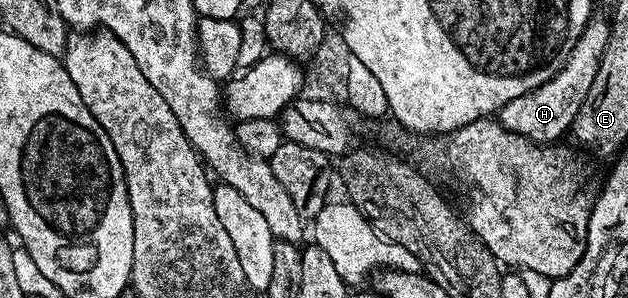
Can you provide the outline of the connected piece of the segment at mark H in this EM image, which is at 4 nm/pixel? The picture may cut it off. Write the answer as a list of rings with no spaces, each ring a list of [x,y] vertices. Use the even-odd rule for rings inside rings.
[[[593,16],[588,19],[588,27],[582,32],[566,60],[566,64],[546,84],[510,100],[498,112],[498,120],[510,132],[521,134],[537,144],[556,144],[563,134],[572,129],[574,120],[594,85],[594,76],[598,76],[598,64],[602,64],[602,52],[612,39],[612,27],[609,19]]]

